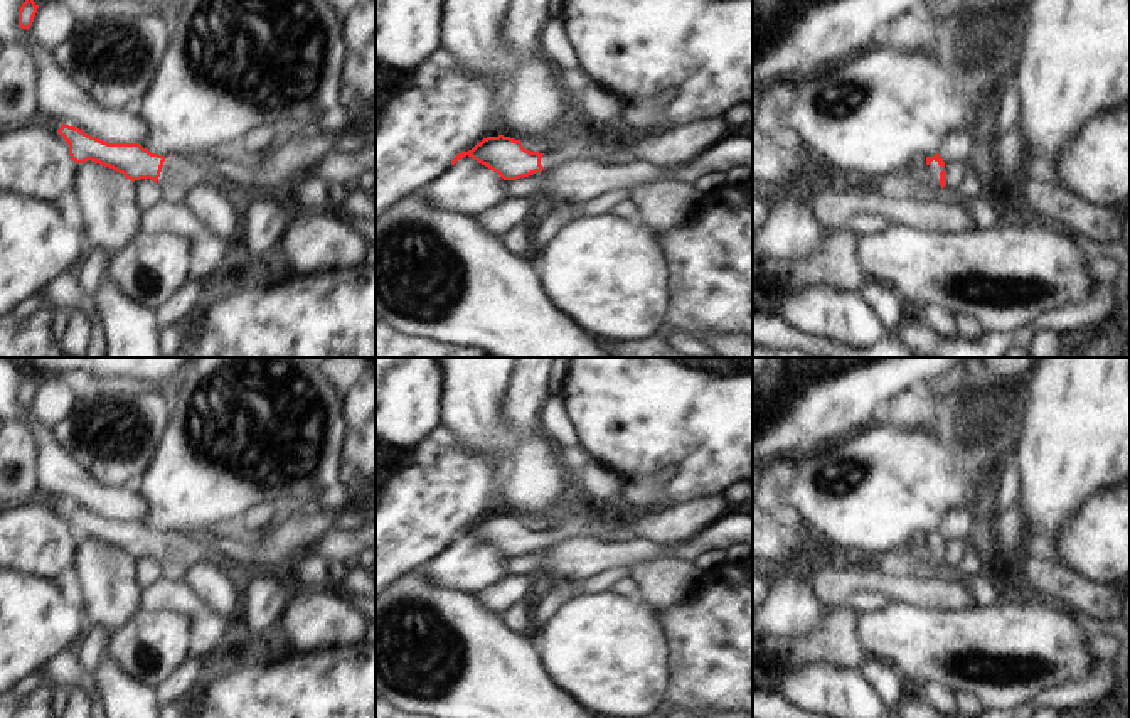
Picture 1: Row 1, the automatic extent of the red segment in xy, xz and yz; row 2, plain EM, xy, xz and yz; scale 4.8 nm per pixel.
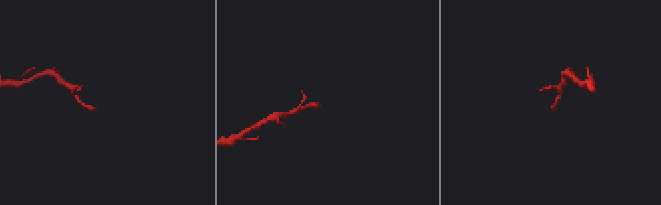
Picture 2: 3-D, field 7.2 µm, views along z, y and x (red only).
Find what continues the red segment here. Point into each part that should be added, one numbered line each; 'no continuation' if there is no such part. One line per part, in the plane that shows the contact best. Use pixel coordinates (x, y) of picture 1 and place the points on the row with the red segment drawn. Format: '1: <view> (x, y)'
1: yz (918, 182).

